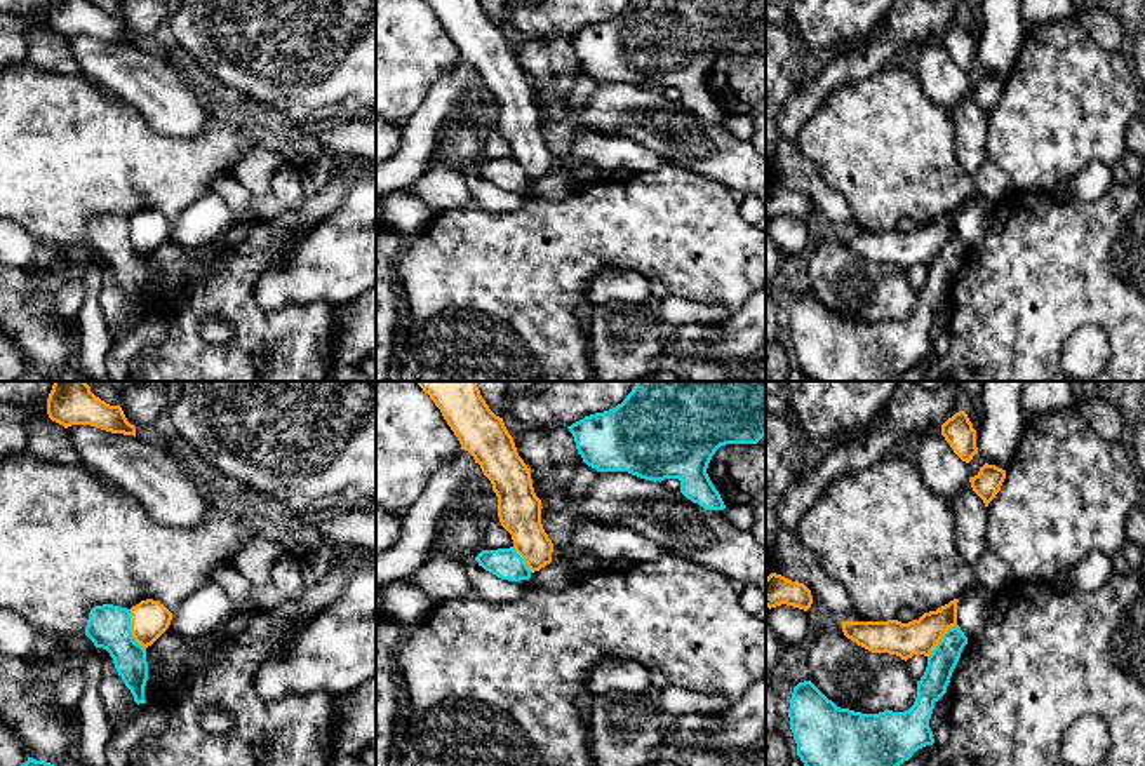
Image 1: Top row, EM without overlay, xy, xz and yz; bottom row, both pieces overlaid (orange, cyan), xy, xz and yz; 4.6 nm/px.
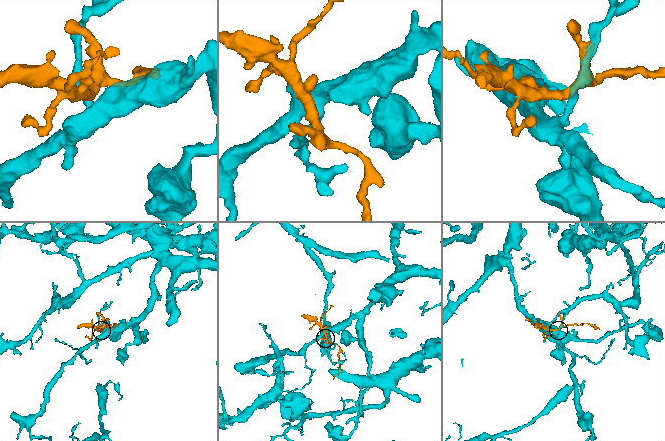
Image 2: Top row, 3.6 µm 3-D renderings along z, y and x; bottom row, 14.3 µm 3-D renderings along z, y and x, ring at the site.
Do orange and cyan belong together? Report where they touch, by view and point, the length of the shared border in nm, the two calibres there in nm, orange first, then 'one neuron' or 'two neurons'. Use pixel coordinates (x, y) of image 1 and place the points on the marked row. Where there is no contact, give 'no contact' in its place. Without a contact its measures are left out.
xy (131, 631) | 200 nm | 180/200 nm | two neurons

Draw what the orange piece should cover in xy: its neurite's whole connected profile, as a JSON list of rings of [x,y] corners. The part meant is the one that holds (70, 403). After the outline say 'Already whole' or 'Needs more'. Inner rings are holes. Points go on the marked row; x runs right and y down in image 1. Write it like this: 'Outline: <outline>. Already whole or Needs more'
Outline: [[[54,381],[47,399],[47,414],[64,428],[90,425],[111,433],[136,437],[120,406],[110,406],[90,392],[85,381]]]. Already whole

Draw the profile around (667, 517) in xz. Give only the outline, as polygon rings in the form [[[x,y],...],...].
[[[599,472],[583,500],[572,501],[567,487],[541,498],[541,507],[576,507],[583,522],[632,529],[665,554],[722,573],[736,587],[757,587],[766,595],[766,548],[753,534],[736,529],[724,510],[706,510],[658,480]]]

